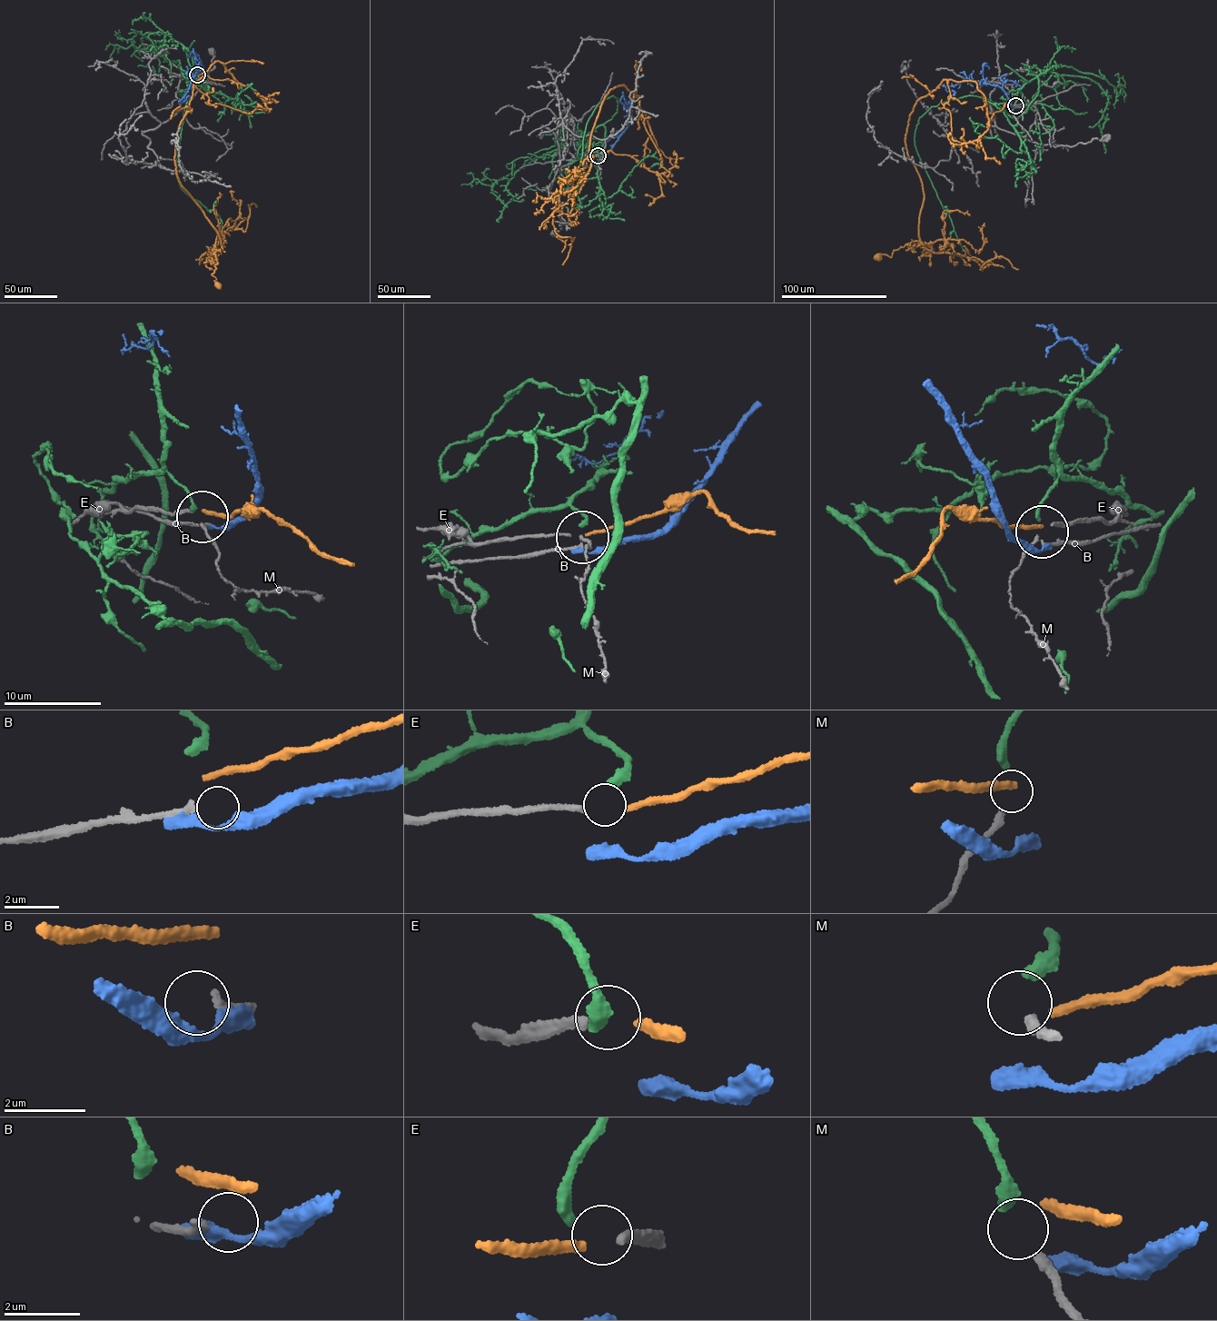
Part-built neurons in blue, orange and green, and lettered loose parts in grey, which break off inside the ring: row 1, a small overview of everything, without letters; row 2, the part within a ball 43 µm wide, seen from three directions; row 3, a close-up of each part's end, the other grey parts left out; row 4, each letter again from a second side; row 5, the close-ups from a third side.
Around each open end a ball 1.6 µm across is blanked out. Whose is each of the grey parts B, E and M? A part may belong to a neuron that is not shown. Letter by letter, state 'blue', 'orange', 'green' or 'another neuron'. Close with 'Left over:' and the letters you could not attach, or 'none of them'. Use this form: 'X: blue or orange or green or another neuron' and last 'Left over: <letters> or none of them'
B: another neuron
E: orange
M: green
Left over: B

